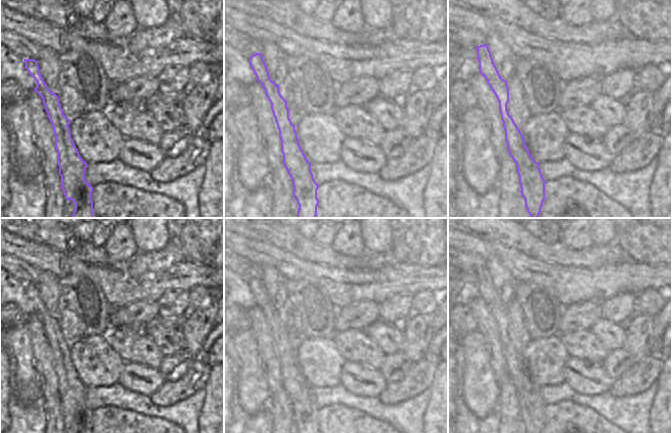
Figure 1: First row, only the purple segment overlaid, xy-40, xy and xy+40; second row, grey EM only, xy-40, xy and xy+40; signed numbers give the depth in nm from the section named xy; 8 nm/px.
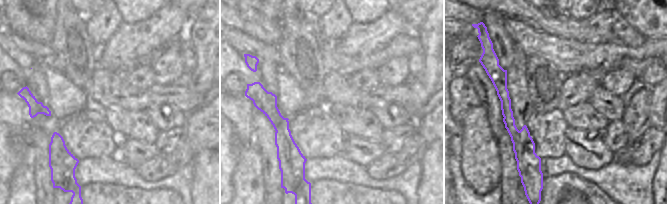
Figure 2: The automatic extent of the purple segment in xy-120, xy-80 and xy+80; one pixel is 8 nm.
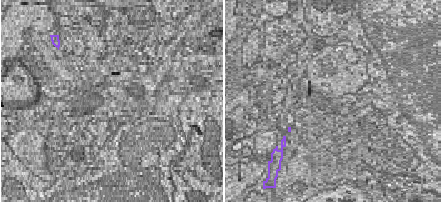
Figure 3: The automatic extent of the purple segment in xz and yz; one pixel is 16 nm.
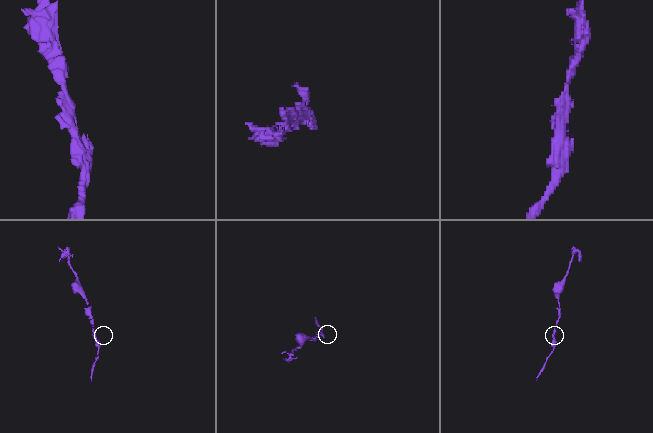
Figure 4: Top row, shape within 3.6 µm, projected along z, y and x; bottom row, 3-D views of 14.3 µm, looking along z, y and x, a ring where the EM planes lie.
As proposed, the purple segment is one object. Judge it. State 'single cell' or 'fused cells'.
fused cells

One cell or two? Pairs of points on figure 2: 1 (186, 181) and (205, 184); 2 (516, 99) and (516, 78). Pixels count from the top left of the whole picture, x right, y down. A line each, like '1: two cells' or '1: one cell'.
1: two cells
2: one cell

